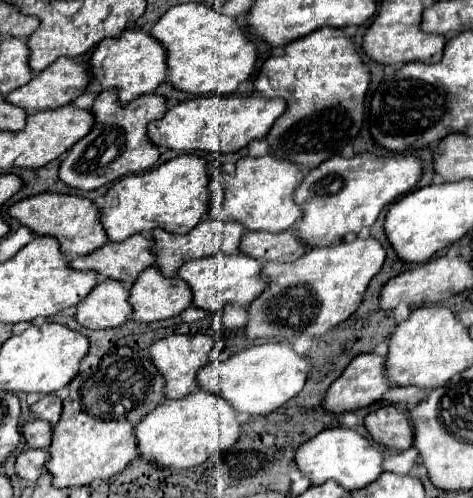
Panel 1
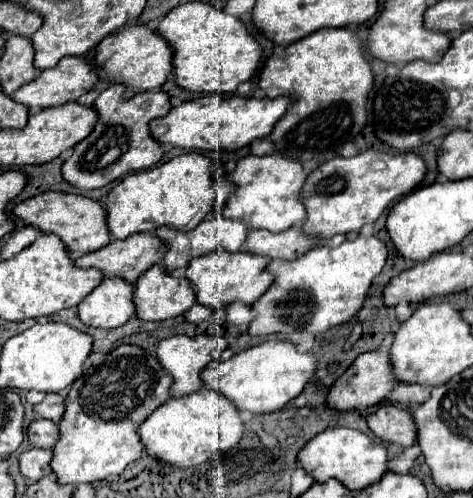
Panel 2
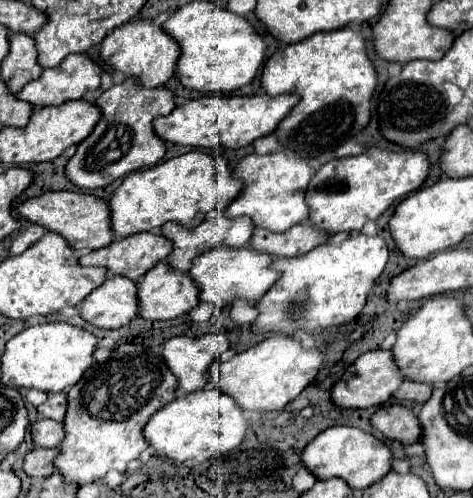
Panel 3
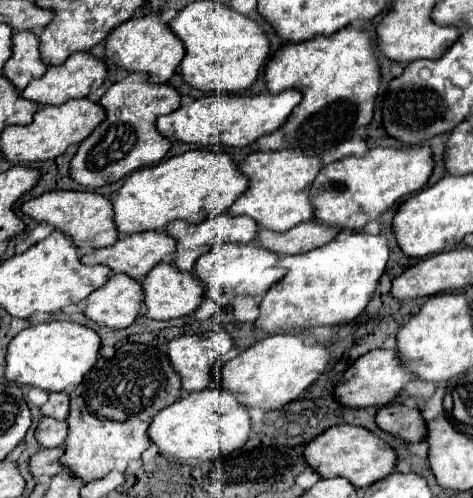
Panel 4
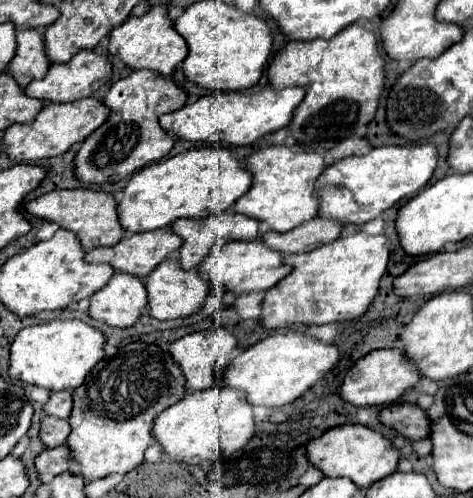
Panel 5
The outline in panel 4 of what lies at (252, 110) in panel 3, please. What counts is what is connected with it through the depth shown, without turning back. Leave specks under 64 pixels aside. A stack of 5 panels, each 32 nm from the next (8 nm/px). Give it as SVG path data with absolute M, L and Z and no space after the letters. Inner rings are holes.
M268 90L260 94L208 94L192 104L180 106L178 110L160 116L158 118L158 130L168 136L176 138L180 142L192 142L192 144L226 144L234 148L248 146L256 142L264 134L272 134L280 126L286 124L292 110L300 104L302 92L300 90L284 90L278 94L272 94Z

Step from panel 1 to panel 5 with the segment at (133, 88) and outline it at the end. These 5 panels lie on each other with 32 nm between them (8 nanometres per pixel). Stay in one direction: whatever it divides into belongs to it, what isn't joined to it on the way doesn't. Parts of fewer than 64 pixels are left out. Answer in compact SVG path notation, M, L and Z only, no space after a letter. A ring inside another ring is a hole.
M168 4L152 6L150 12L146 12L144 16L130 16L126 22L116 26L110 32L108 54L112 58L120 58L132 70L148 68L148 70L160 72L162 76L170 76L174 68L186 60L188 46L184 38L180 38L178 32L174 30L172 20L168 18L168 8L170 8Z

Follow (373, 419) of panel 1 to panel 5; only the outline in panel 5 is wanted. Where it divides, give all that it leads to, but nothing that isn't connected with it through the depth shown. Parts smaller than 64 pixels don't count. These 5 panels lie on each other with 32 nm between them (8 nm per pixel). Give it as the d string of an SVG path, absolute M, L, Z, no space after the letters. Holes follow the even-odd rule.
M408 402L386 406L380 412L380 420L410 440L428 438L432 432L432 420L426 410Z

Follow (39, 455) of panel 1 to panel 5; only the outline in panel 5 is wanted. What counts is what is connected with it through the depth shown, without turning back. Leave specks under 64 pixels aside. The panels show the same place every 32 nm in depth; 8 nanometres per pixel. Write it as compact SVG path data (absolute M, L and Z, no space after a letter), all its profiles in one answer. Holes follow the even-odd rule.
M66 444L58 446L58 448L46 448L38 458L36 458L36 468L40 472L40 478L44 482L48 482L50 478L70 470L74 466L74 460L68 458L70 450Z

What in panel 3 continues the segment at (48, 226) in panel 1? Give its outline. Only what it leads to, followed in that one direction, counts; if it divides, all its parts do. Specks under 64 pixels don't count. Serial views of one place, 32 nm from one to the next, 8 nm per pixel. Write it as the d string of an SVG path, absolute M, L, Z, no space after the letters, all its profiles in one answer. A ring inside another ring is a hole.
M44 192L38 198L30 198L18 206L18 212L34 224L40 224L52 232L62 234L70 246L78 252L90 252L104 248L114 242L112 222L110 222L110 204L98 196L82 192Z

